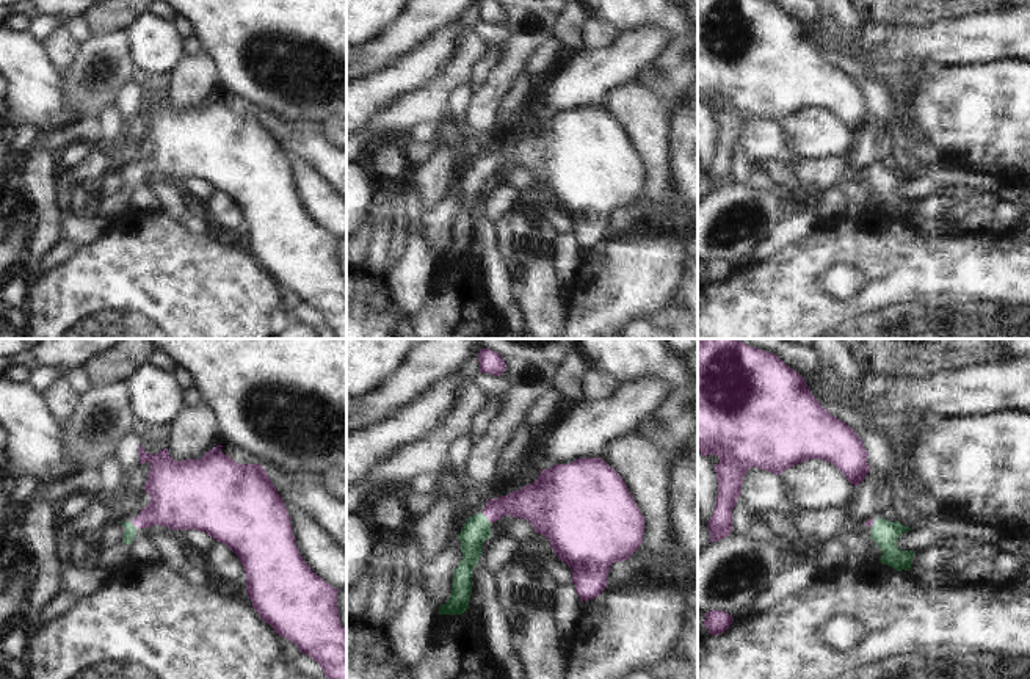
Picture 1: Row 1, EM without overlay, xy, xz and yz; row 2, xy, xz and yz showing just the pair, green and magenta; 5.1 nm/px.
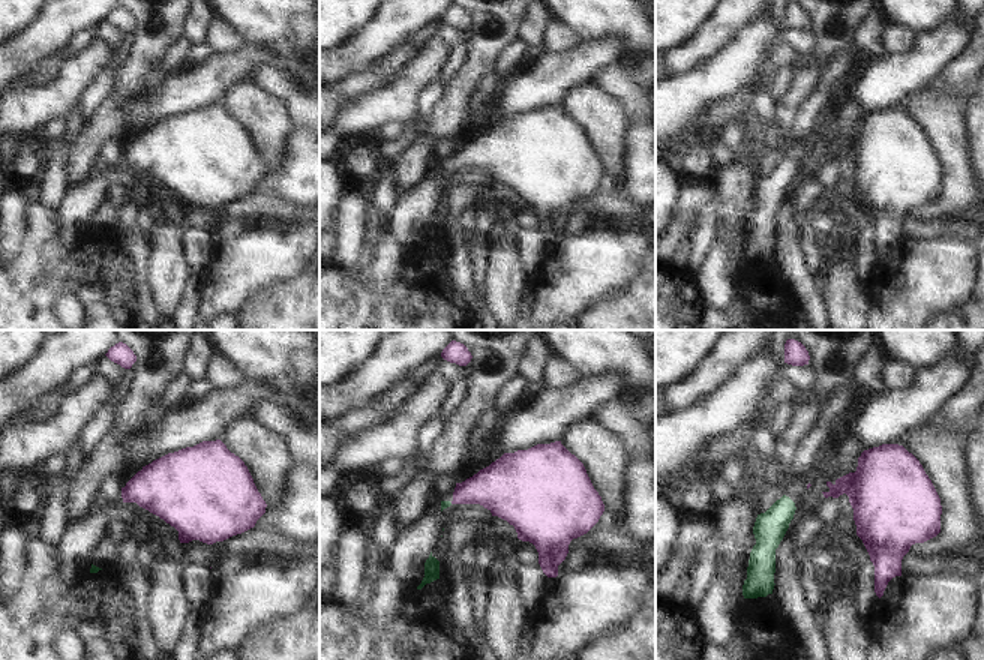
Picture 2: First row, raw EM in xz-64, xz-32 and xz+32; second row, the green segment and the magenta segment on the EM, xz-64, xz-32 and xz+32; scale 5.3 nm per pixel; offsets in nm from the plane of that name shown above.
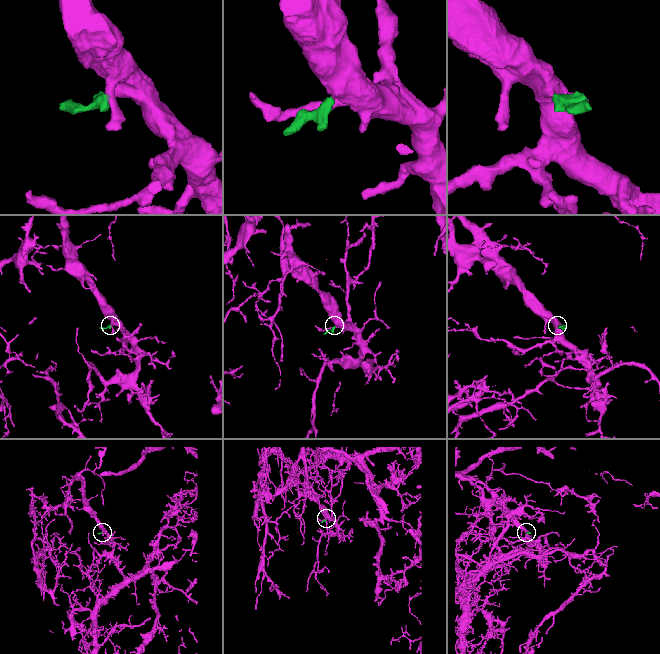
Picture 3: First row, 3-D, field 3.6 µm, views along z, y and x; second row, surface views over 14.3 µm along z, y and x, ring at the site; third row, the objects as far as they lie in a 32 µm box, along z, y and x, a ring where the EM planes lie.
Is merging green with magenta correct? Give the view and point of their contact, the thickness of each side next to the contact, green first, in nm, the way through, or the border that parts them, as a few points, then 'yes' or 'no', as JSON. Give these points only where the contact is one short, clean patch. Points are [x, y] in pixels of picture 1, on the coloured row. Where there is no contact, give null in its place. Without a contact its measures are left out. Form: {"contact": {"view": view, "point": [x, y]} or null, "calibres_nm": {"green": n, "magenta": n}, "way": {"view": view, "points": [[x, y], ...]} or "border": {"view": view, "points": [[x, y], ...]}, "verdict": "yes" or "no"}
{"contact": {"view": "xz", "point": [486, 518]}, "calibres_nm": {"green": 140, "magenta": 180}, "way": {"view": "xz", "points": [[477, 529], [486, 518], [502, 505], [532, 502]]}, "verdict": "yes"}

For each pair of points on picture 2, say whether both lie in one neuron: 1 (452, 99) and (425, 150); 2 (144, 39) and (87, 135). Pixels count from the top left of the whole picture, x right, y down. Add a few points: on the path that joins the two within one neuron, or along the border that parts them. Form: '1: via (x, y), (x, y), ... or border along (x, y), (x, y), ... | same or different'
1: via (450, 111), (428, 138) | same
2: via (137, 63), (110, 111) | same

